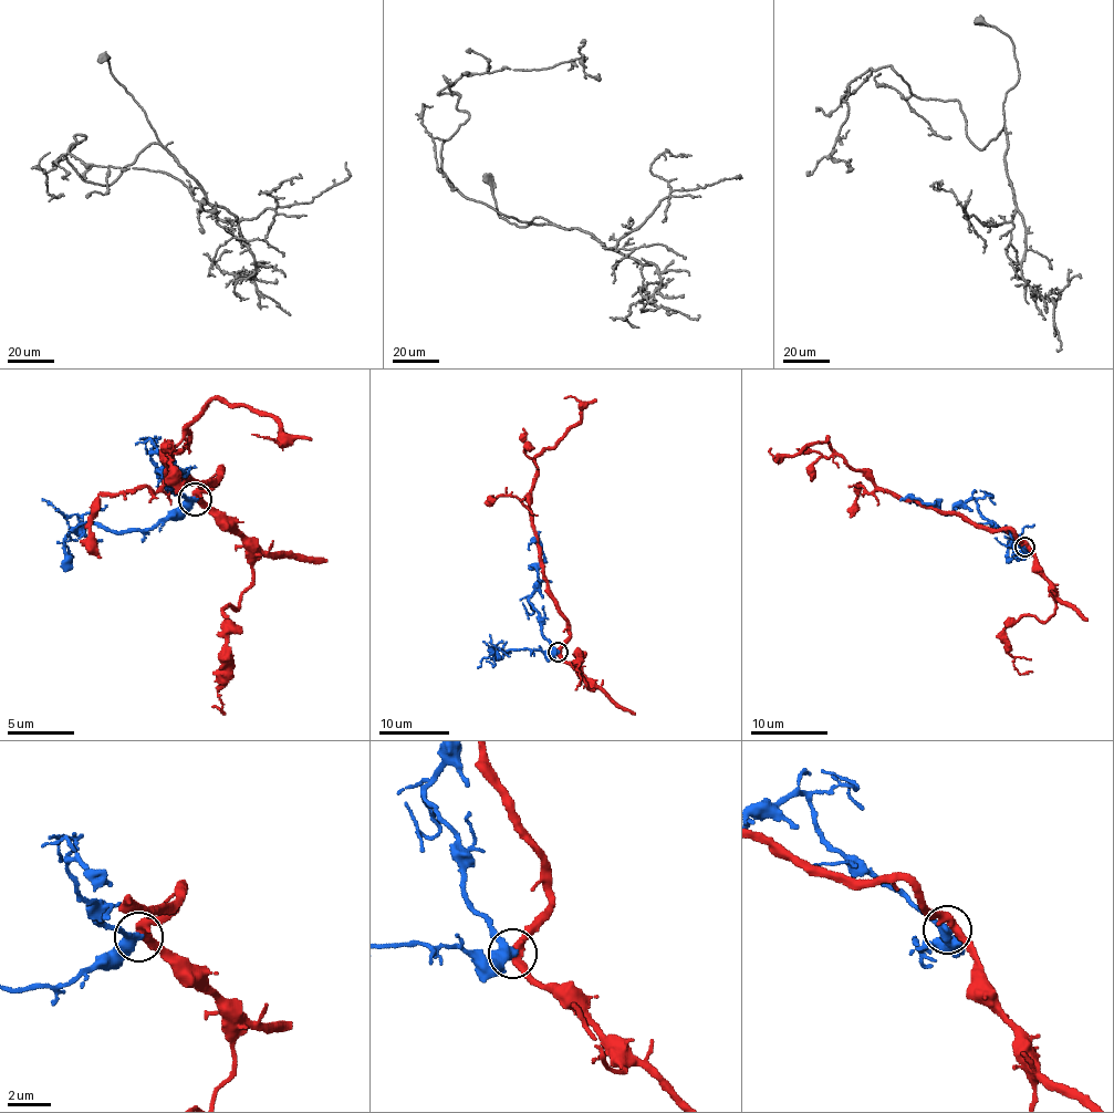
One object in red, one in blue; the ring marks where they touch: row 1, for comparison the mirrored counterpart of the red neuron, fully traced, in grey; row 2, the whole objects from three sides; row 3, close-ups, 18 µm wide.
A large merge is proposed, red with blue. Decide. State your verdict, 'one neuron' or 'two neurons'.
two neurons

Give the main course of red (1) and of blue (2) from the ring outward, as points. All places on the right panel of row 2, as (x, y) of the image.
1: (1026, 547), (1011, 530), (979, 528), (959, 513), (882, 490), (825, 437), (798, 454), (777, 455), (771, 448)
2: (1026, 547), (990, 522), (976, 501), (960, 502), (954, 512), (941, 512), (933, 505), (911, 499), (918, 506)

